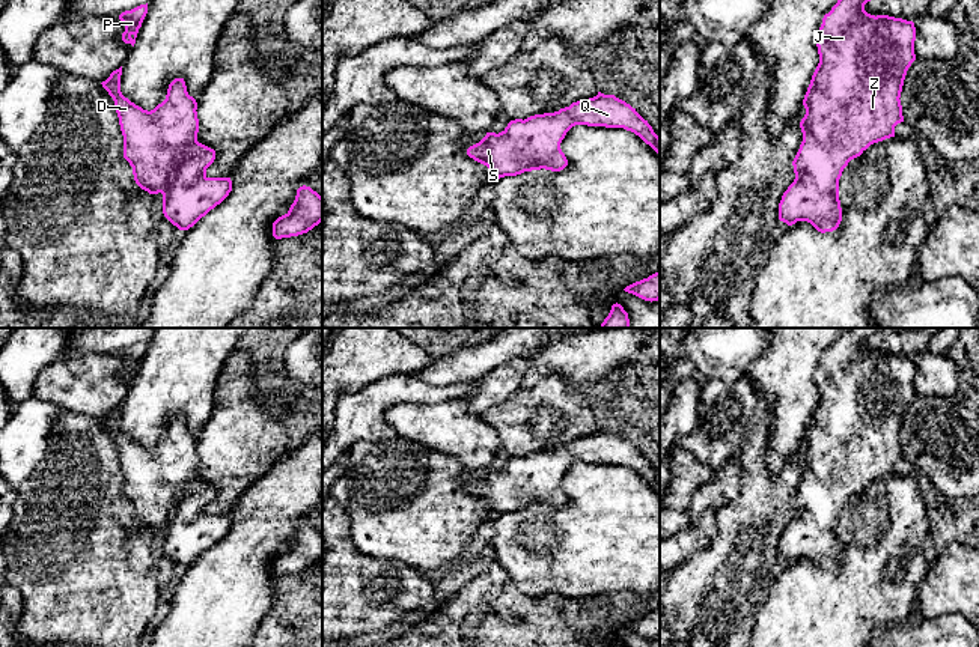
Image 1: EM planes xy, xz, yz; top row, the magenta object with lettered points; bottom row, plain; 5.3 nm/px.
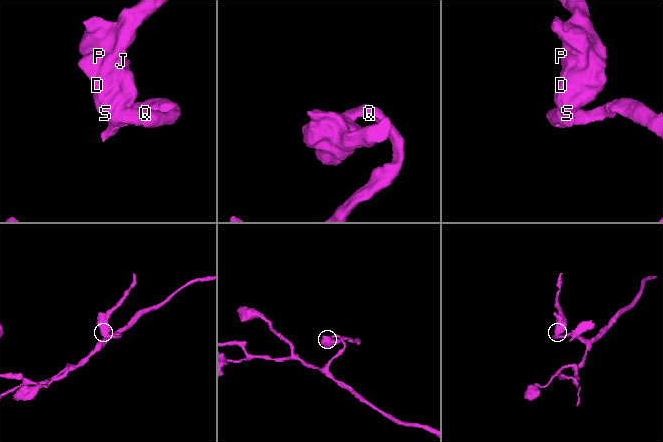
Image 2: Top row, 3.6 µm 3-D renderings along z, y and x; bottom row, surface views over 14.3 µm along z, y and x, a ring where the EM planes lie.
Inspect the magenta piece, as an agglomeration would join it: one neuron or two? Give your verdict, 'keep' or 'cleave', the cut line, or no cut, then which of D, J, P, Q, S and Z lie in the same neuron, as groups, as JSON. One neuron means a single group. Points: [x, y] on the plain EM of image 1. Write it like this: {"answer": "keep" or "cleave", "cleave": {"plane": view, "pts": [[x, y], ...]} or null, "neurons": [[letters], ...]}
{"answer": "keep", "cleave": null, "neurons": [["D", "J", "P", "Q", "S", "Z"]]}

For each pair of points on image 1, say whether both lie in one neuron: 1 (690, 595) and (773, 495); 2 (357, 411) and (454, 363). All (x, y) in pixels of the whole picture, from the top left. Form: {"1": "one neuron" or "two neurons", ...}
{"1": "one neuron", "2": "two neurons"}

